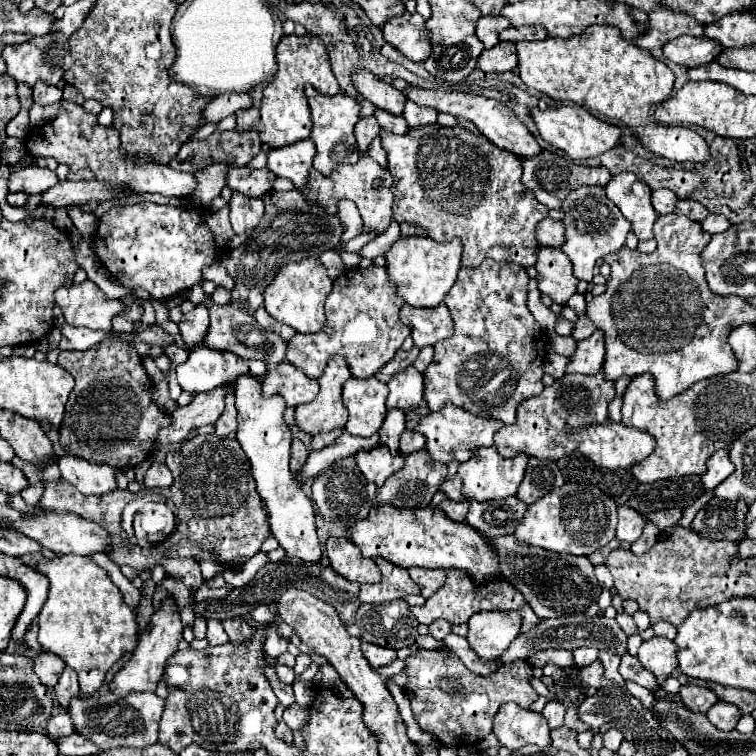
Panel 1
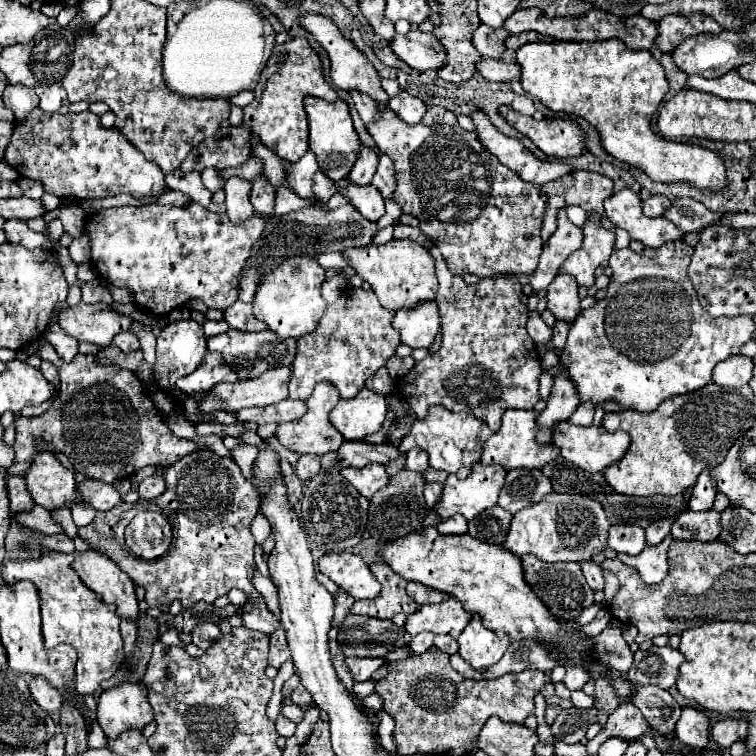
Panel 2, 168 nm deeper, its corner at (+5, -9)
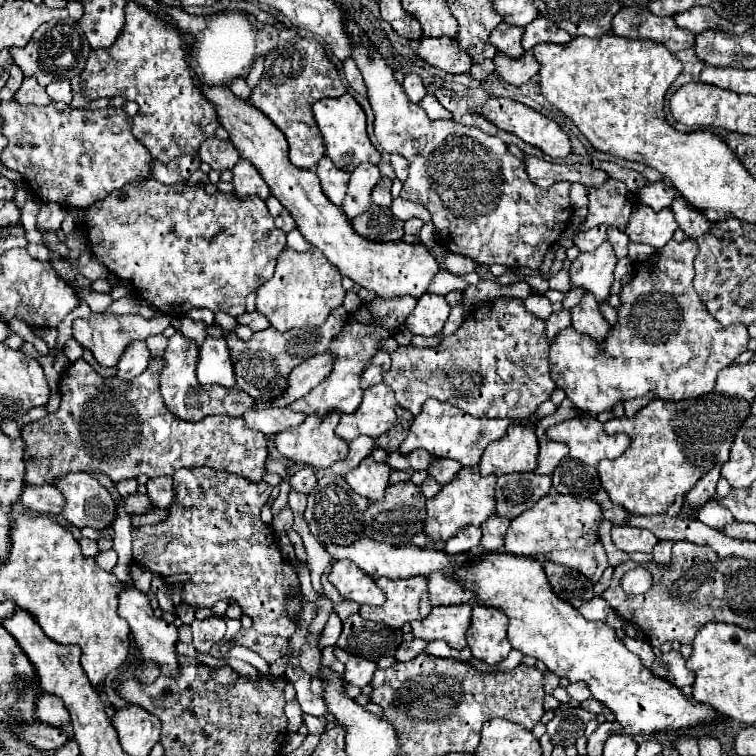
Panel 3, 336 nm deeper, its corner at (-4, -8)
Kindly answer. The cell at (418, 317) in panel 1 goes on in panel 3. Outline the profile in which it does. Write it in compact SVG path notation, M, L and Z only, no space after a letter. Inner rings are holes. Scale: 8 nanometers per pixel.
M426 293L418 299L414 311L406 317L406 329L410 329L414 335L436 335L442 331L446 319L450 315L450 305L442 295Z

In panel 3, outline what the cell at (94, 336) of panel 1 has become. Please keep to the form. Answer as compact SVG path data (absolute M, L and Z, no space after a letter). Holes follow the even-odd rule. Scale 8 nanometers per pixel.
M68 339L68 341L66 341L66 345L64 345L64 355L68 357L70 363L78 361L78 359L82 357L82 353L84 353L84 349L82 349L82 345L80 345L76 339Z

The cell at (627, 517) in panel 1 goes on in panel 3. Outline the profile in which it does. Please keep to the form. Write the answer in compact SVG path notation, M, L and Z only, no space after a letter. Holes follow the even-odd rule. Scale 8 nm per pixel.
M616 525L612 527L612 543L626 553L652 553L652 547L658 543L658 539L648 529Z

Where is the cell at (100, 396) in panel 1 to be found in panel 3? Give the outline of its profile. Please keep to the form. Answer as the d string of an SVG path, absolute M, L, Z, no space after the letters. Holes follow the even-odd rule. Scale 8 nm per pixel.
M150 355L148 367L152 371L144 371L136 379L122 383L116 377L104 379L100 377L92 365L88 365L84 359L78 359L72 363L60 377L58 389L62 395L60 407L54 413L48 413L42 421L24 425L20 429L20 437L26 443L26 483L40 487L40 485L52 485L54 481L62 479L66 473L78 473L78 471L98 471L110 477L110 481L120 483L124 479L136 479L140 475L158 477L168 475L172 477L174 471L182 467L214 467L218 471L242 475L250 483L260 483L266 475L266 437L258 431L252 431L244 425L242 417L228 417L228 415L216 415L206 417L204 421L190 423L182 421L180 417L172 415L168 407L164 405L164 399L160 395L158 387L158 375L162 373L162 355Z

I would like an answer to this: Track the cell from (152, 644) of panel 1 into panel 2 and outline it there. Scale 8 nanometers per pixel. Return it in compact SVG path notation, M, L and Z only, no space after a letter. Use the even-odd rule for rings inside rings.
M121 682L103 690L97 706L97 722L109 738L119 736L129 728L139 728L153 720L153 708L147 700L145 684Z

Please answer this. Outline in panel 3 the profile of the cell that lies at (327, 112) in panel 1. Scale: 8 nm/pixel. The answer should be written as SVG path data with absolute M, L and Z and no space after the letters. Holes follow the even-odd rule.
M344 93L342 97L336 97L336 99L316 101L312 105L312 111L324 137L326 157L330 157L338 169L354 171L360 163L372 163L372 165L380 163L380 153L370 143L366 133L366 113L350 93Z

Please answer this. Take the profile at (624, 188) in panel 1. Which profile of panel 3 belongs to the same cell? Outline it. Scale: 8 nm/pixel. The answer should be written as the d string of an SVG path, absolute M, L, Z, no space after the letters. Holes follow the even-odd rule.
M638 205L632 211L624 233L630 237L630 241L648 243L660 249L672 239L672 233L676 229L678 229L678 223L674 221L674 213L670 207L662 211L654 211L646 205Z

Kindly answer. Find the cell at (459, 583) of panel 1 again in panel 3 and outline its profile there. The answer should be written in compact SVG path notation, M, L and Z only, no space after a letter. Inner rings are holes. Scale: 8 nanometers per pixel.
M450 605L432 607L430 615L422 621L412 621L412 633L418 639L434 641L442 639L454 649L466 647L466 631L470 627L472 607L470 605Z

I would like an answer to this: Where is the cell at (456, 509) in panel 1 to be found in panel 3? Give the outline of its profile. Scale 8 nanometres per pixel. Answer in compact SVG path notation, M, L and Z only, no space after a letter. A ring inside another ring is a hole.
M466 527L466 529L460 531L454 539L448 539L444 549L446 549L450 555L464 553L464 551L468 551L468 549L478 547L478 545L480 545L480 537L482 537L480 527Z

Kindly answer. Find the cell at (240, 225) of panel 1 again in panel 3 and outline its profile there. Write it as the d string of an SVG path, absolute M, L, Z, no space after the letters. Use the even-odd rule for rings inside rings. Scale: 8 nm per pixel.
M238 159L238 163L232 167L234 173L234 193L236 195L244 195L244 197L260 197L260 199L268 199L270 197L270 189L264 183L264 179L260 177L258 169L254 169L254 165L248 163L248 159Z

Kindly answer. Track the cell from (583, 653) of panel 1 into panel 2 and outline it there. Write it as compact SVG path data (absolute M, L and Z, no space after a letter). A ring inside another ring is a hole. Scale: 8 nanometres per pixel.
M567 668L563 684L569 690L581 690L587 680L591 680L591 676L589 676L589 672L585 672L585 668Z

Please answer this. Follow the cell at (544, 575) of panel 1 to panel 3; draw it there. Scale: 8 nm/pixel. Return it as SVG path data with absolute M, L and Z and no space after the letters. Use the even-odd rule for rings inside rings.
M546 563L544 565L544 573L554 589L554 593L568 601L572 607L580 607L584 603L588 603L594 593L592 593L592 581L586 579L584 575L580 575L578 571L572 571L568 567L562 565L554 565L554 563Z

